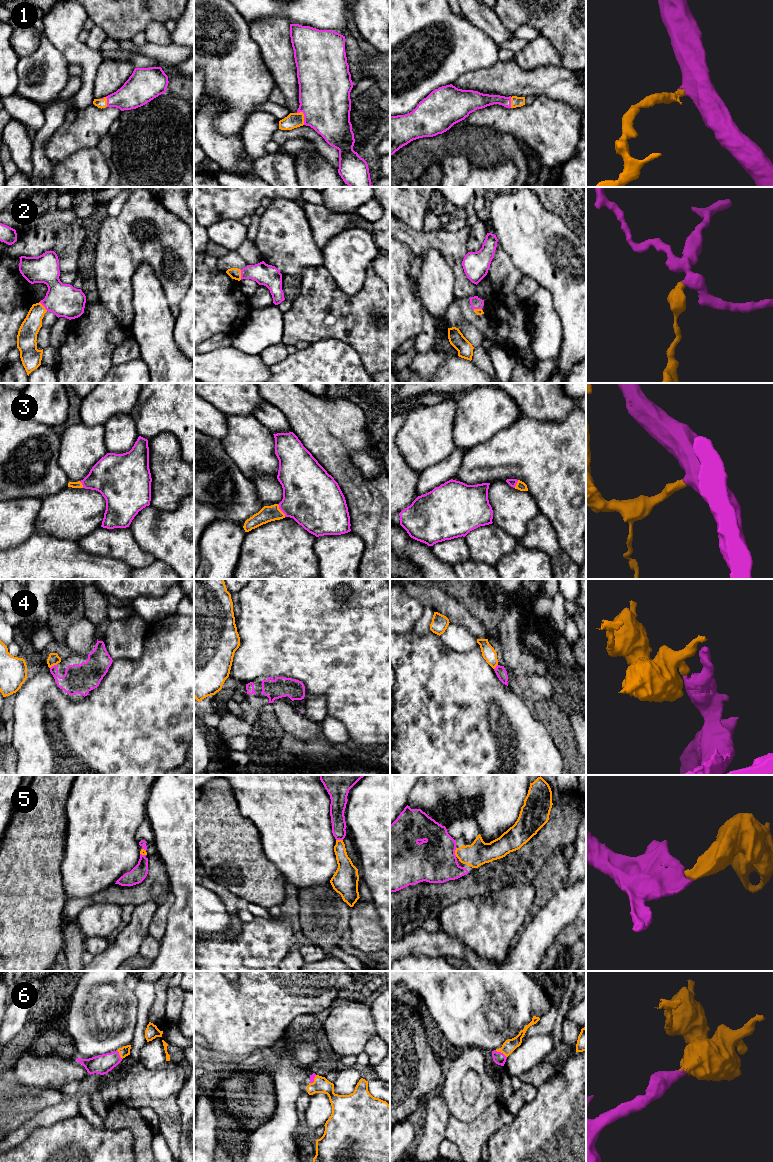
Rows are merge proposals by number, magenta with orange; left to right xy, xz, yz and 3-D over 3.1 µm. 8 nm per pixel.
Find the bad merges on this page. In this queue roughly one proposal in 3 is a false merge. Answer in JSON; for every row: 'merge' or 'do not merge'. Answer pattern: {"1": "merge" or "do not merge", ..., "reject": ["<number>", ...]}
{"1": "merge", "2": "merge", "3": "merge", "4": "do not merge", "5": "merge", "6": "merge", "reject": ["4"]}

